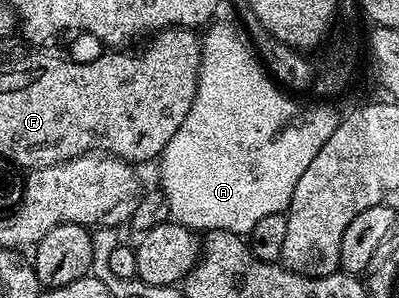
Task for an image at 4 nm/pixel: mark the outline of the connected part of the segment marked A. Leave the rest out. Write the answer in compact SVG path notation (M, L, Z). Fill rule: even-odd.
M212 23L207 26L203 34L202 44L200 46L200 74L198 75L198 87L194 95L194 103L190 103L190 111L186 119L182 119L182 127L174 131L174 139L166 143L166 147L160 152L158 166L160 165L160 189L164 192L164 201L168 204L167 216L175 221L177 225L185 225L187 229L193 231L207 231L210 229L221 229L247 235L252 232L254 223L266 219L266 215L285 212L294 195L294 187L298 187L298 179L302 179L302 171L310 167L310 159L322 151L322 143L334 135L338 124L338 116L328 105L299 105L295 101L295 96L289 95L281 86L277 85L268 75L267 69L264 68L259 56L254 52L251 44L242 39L241 34L231 29L228 25L216 25Z

